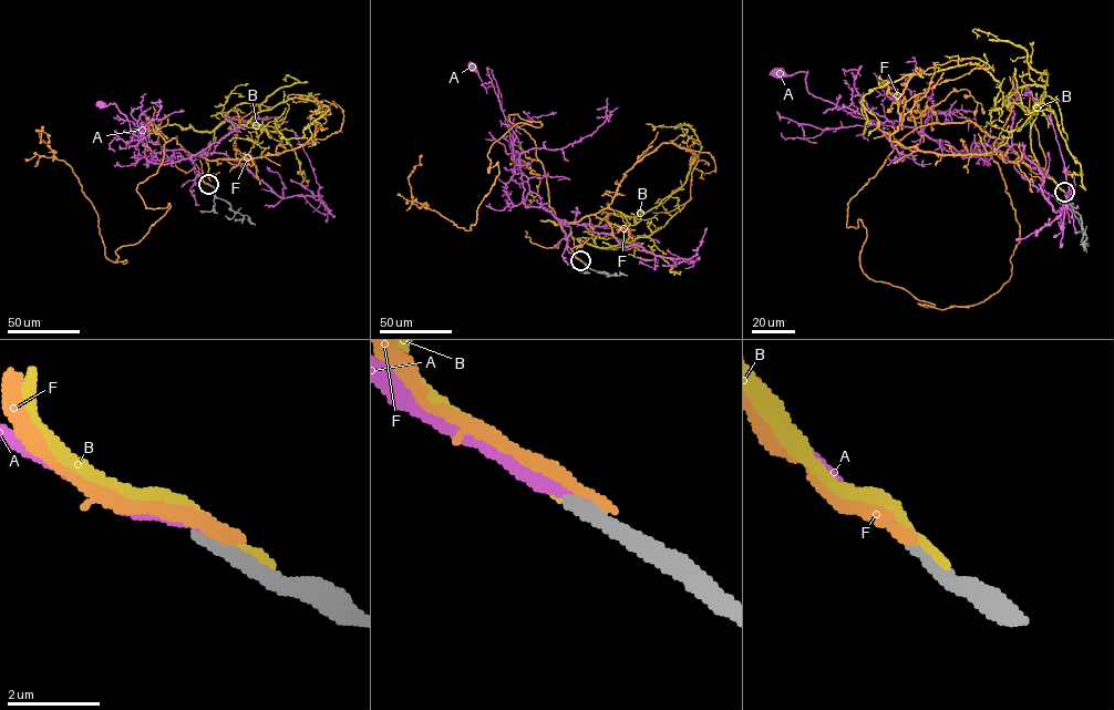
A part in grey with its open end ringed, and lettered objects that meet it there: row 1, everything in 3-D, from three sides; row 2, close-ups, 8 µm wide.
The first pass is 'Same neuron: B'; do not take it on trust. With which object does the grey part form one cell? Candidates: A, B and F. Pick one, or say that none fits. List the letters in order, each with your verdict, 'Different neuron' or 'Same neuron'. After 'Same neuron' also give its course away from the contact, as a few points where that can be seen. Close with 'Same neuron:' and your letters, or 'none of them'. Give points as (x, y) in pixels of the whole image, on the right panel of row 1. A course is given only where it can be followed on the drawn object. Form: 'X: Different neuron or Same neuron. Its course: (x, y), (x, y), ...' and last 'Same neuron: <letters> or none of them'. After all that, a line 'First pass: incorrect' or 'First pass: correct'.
A: Same neuron. Its course: (1064, 192), (1013, 153), (963, 157), (915, 127), (853, 116), (811, 93), (807, 72), (776, 73)
B: Different neuron
F: Different neuron
Same neuron: A
First pass: incorrect

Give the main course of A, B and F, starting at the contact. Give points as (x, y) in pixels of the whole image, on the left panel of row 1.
A: (208, 184), (194, 172), (189, 158), (175, 156), (161, 162), (133, 133), (129, 121), (115, 104), (101, 104)
B: (209, 184), (205, 157), (220, 112), (246, 125), (290, 99), (329, 110), (301, 137), (286, 139), (274, 123)
F: (208, 184), (168, 141), (136, 189), (169, 207), (112, 260), (37, 130), (49, 134)

